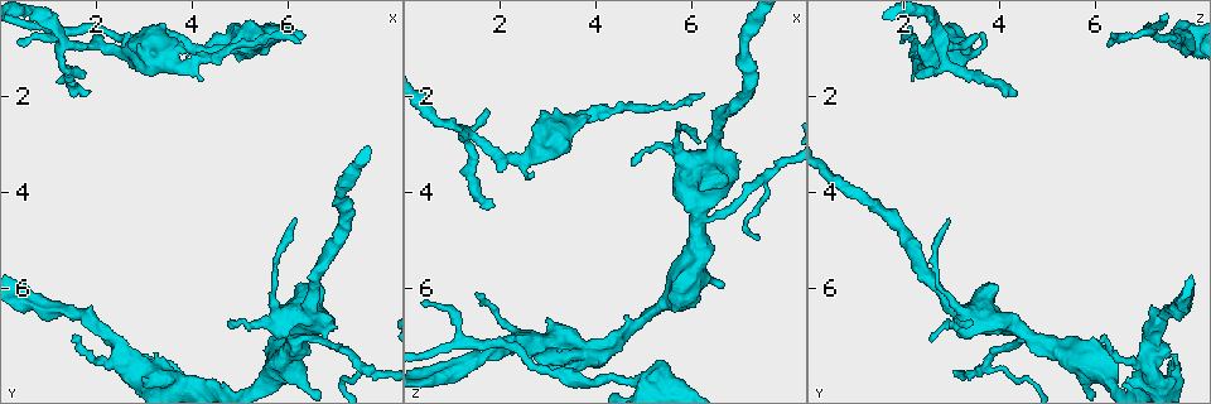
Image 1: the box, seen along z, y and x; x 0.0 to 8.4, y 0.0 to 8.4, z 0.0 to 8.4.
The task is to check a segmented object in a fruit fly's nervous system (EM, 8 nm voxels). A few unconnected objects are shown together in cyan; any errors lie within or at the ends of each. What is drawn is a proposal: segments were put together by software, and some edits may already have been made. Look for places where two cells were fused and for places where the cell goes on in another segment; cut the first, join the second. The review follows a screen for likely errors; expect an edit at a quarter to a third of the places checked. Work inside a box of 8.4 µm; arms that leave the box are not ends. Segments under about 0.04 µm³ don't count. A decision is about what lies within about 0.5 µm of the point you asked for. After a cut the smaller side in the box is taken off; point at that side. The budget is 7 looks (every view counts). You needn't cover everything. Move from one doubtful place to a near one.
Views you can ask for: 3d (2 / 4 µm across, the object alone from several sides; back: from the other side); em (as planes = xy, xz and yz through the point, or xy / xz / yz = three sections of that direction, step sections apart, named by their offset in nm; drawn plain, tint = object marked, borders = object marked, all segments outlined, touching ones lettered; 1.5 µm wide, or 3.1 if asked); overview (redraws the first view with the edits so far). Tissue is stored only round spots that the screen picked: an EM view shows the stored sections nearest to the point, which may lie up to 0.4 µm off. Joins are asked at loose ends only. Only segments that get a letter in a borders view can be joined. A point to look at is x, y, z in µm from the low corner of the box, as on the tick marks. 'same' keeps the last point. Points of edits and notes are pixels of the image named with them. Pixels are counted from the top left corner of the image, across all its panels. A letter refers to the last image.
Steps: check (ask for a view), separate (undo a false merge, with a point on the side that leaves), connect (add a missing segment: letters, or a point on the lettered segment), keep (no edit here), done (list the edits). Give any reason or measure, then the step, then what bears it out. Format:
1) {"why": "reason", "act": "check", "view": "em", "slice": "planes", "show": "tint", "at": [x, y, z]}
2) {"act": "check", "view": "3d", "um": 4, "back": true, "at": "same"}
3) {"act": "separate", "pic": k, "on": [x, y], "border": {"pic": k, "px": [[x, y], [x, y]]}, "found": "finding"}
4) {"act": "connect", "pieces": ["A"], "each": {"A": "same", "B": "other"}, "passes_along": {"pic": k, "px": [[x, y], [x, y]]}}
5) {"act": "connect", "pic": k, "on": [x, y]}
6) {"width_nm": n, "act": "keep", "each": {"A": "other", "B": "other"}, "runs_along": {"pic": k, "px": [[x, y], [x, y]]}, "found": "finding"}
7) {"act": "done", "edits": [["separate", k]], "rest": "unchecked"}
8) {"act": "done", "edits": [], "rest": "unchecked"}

{"why": "calibre changes", "act": "check", "view": "3d", "um": 4, "at": [6.65, 7.05, 4.50]}

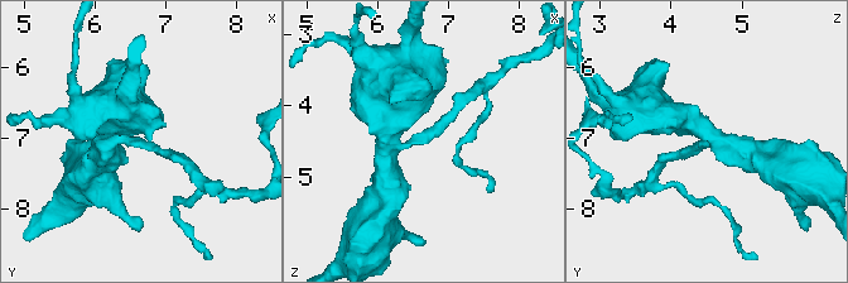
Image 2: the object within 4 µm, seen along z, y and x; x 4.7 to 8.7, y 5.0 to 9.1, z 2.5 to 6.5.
{"arms": 3, "act": "check", "view": "em", "slice": "planes", "show": "borders", "at": [6.55, 7.10, 4.45]}

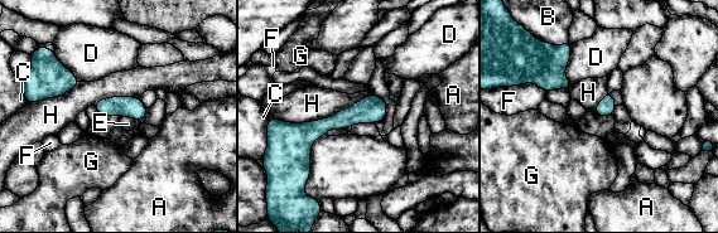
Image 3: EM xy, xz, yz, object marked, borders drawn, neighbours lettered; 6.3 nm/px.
{"act": "keep", "each": {"A": "other", "B": "other", "C": "other", "D": "other", "E": "other", "F": "other", "G": "other", "H": "other"}, "border": {"pic": 3, "px": [[121, 116], [129, 116], [138, 121]]}, "found": "one cell here"}

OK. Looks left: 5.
{"why": "tapers out", "act": "check", "view": "em", "slice": "planes", "show": "plain", "at": [1.55, 7.10, 6.10]}

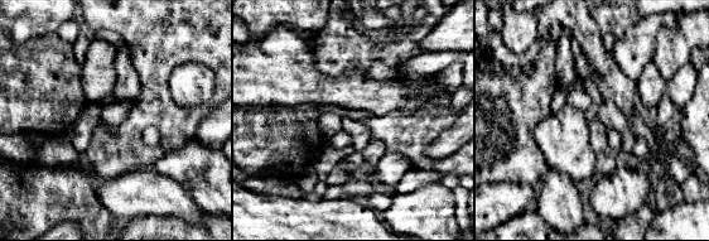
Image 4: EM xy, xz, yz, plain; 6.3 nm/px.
{"why": "see the neighbours", "act": "check", "view": "em", "slice": "planes", "show": "borders", "at": "same"}

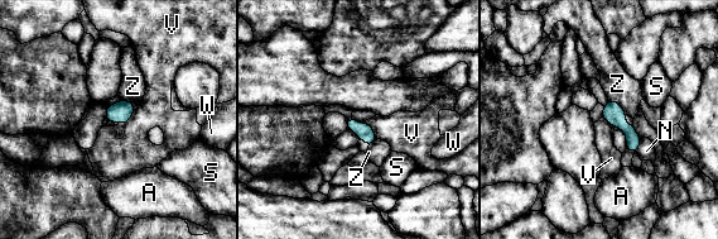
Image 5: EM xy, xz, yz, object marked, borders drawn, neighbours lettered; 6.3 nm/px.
{"act": "keep", "each": {"A": "other", "N": "other", "S": "other", "V": "other", "W": "other", "Z": "other"}, "border": {"pic": 5, "px": [[136, 105], [133, 115], [116, 125]]}, "found": "none of them fits"}

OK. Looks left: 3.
{"why": "branch stops here", "act": "check", "view": "em", "slice": "planes", "show": "tint", "at": [1.70, 1.55, 2.30]}

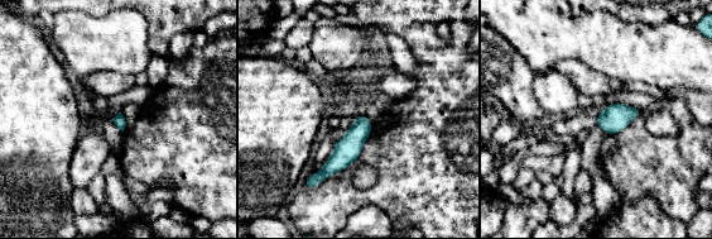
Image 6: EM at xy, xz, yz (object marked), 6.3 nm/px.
{"act": "check", "view": "em", "slice": "planes", "show": "borders", "at": "same"}

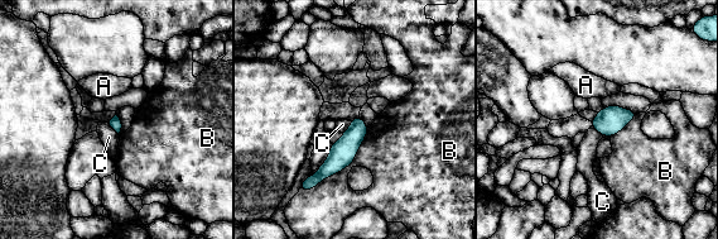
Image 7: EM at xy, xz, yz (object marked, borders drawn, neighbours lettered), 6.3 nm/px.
{"longest_contact_nm": ["B", 600], "act": "keep", "each": {"A": "other", "B": "other", "C": "other"}, "border": {"pic": 7, "px": [[351, 122], [342, 133]]}, "found": "no lettered segment goes on from it"}

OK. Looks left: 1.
{"act": "done", "edits": [], "rest": "unchecked"}

